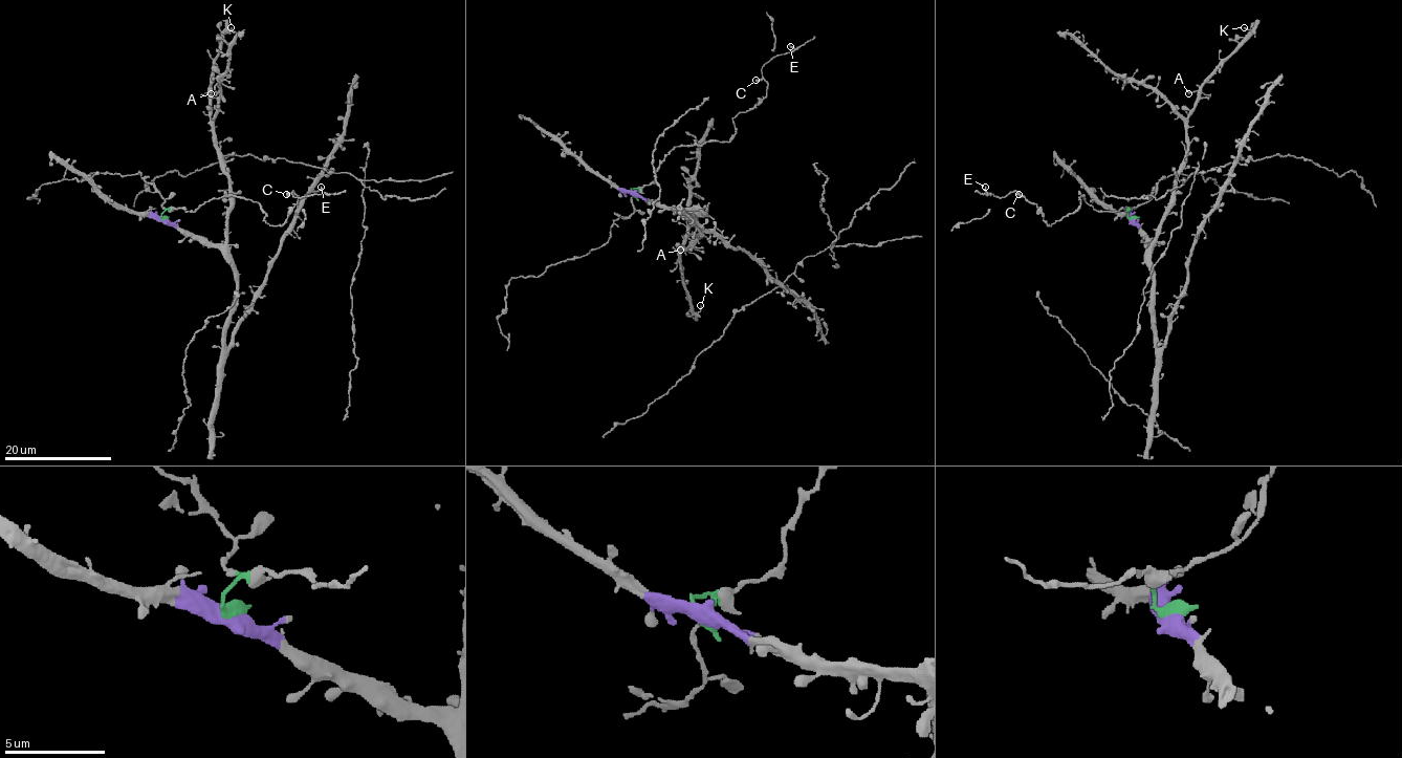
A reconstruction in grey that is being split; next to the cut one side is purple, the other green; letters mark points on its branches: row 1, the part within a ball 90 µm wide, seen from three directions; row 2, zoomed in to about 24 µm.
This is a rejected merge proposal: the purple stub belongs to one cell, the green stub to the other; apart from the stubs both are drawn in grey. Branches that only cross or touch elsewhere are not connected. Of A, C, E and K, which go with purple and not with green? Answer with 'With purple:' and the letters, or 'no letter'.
With purple: A, K

